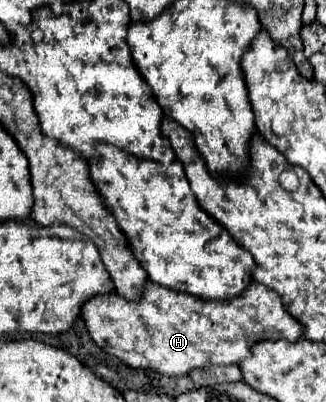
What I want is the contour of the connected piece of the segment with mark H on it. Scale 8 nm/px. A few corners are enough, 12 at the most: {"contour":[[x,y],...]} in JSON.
{"contour":[[254,281],[238,301],[158,283],[98,295],[90,337],[134,369],[238,365],[304,325]]}

